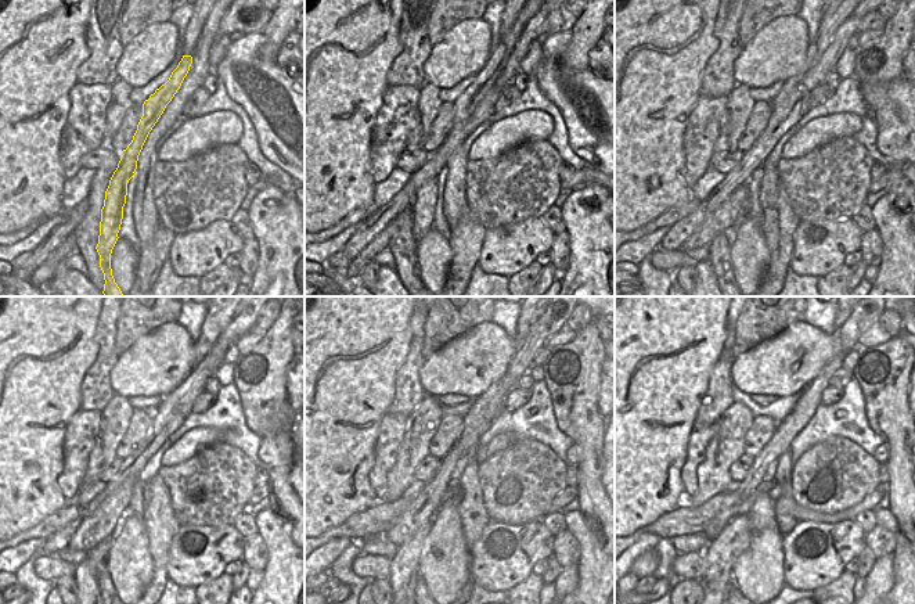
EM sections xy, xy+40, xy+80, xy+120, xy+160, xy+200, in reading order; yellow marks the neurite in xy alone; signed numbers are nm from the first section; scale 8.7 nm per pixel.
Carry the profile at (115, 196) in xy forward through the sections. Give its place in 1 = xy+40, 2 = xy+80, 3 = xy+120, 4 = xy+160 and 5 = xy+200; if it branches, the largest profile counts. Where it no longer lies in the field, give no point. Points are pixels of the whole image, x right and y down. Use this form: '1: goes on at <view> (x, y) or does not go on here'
1: goes on at xy+40 (465, 104)
2: goes on at xy+80 (835, 14)
3: goes on at xy+120 (213, 324)
4: goes on at xy+160 (523, 324)
5: goes on at xy+200 (838, 324)

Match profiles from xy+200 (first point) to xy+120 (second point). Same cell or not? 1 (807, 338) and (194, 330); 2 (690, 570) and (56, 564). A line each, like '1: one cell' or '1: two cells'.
1: two cells
2: one cell

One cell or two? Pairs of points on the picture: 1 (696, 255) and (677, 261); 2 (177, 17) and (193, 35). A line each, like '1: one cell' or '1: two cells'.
1: two cells
2: two cells

